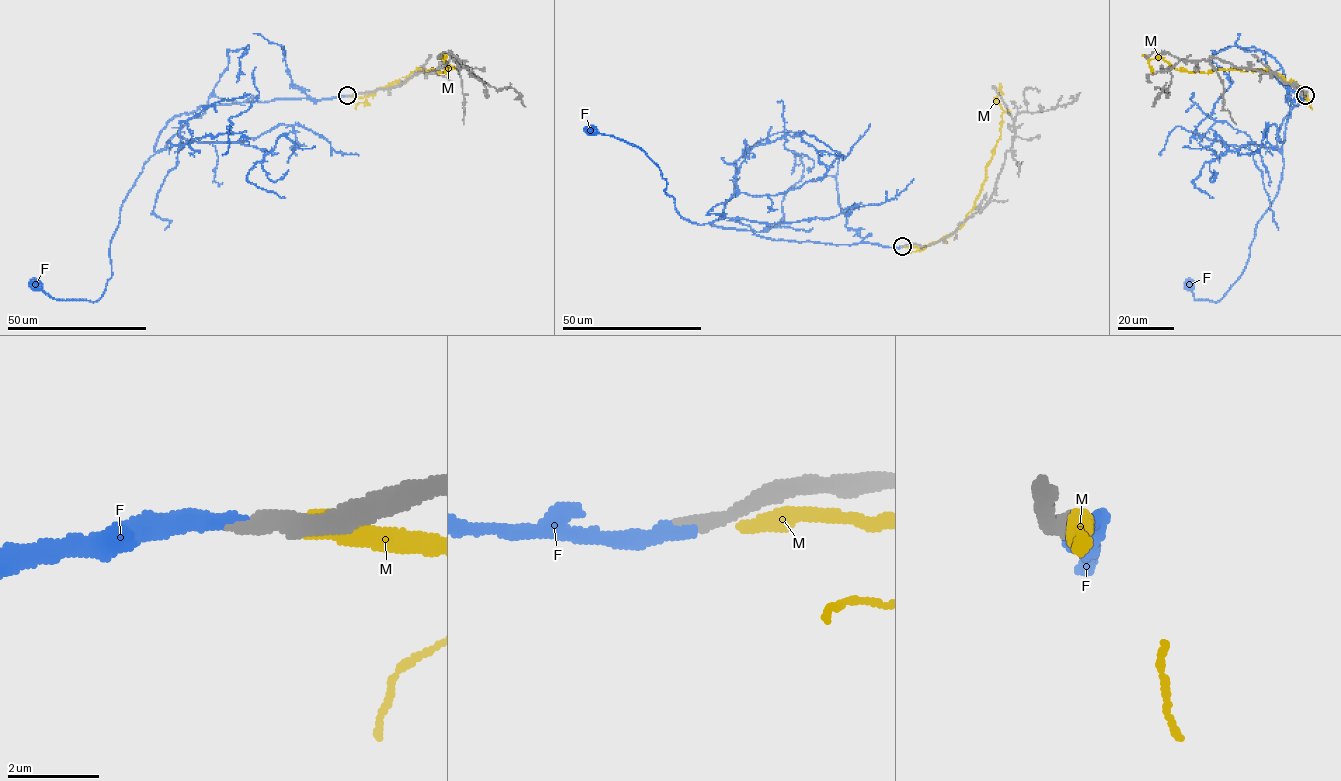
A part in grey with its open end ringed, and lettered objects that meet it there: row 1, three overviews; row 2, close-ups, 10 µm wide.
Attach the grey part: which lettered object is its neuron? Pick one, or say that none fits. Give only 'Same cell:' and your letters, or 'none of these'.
Same cell: F

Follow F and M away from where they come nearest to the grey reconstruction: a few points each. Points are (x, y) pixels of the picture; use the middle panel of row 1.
F: (902, 247), (774, 240), (751, 231), (685, 219), (664, 190), (666, 181), (645, 153), (614, 137), (589, 131)
M: (905, 246), (923, 247), (948, 237), (972, 209), (1000, 137), (1003, 110), (1000, 94)

